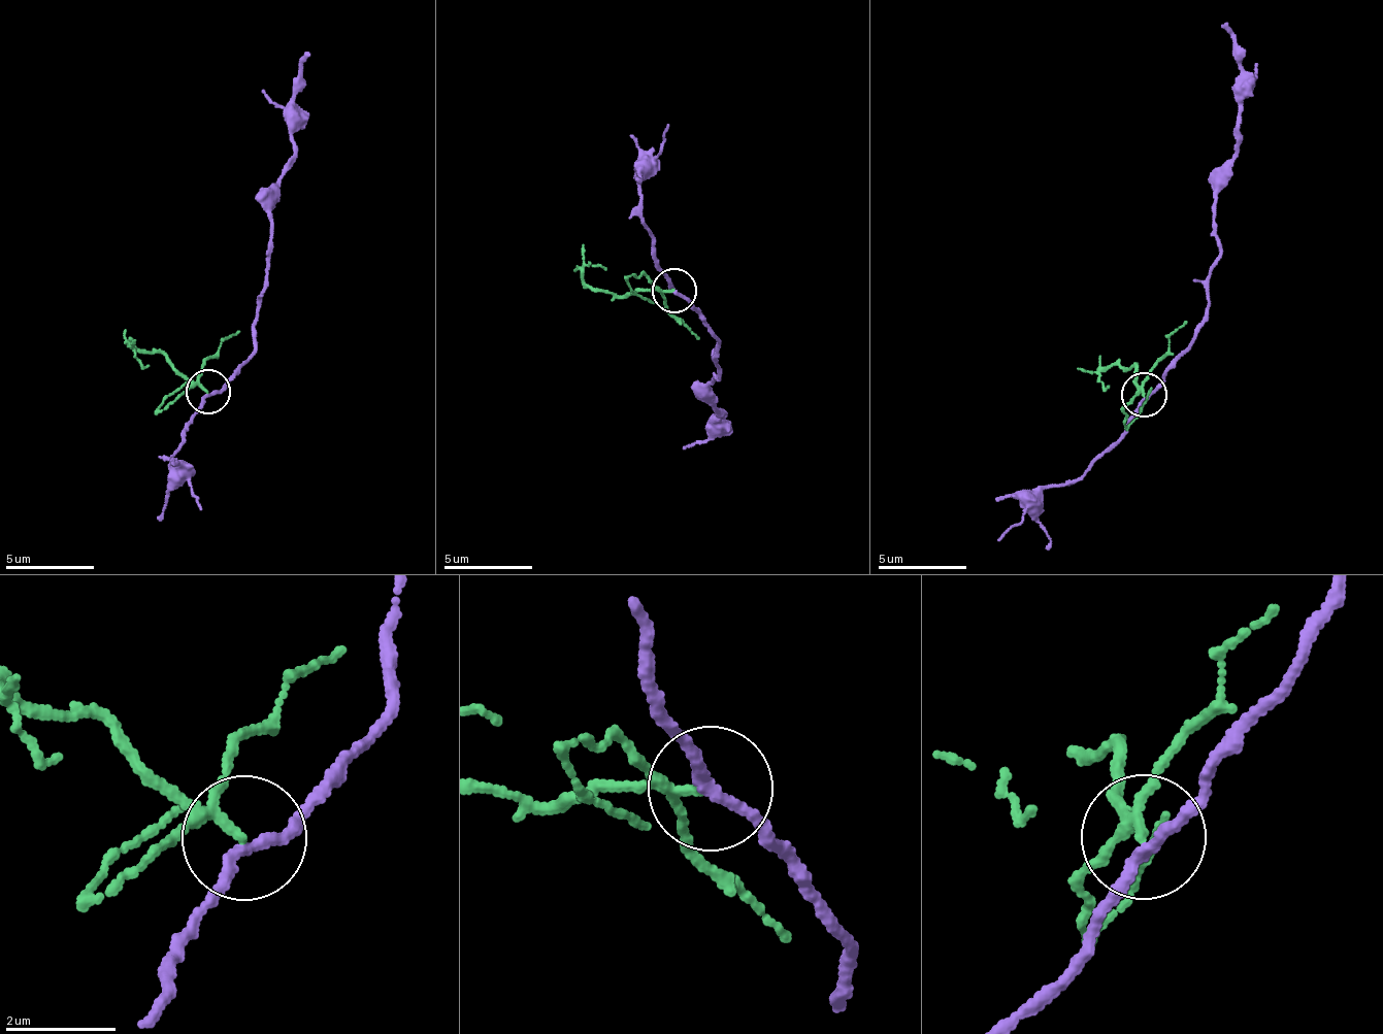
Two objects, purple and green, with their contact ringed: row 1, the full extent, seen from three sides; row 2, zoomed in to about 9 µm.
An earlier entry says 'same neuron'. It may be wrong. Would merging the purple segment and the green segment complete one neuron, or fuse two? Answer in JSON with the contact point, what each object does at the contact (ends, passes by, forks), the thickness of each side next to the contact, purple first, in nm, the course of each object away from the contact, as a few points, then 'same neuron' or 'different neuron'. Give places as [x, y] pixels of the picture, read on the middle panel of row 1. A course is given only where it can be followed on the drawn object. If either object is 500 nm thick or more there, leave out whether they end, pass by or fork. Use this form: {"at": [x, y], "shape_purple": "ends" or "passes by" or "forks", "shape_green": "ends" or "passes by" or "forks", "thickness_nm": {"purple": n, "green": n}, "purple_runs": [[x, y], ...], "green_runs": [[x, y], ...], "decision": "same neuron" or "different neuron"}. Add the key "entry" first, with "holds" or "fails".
{"entry": "fails", "at": [673, 291], "shape_purple": "passes by", "shape_green": "forks", "thickness_nm": {"purple": 190, "green": 120}, "purple_runs": [[676, 289], [717, 343], [711, 362], [719, 376], [706, 387], [723, 412], [710, 430], [716, 418]], "green_runs": [[674, 290], [620, 294], [593, 289], [583, 281], [591, 265], [605, 268]], "decision": "different neuron"}

